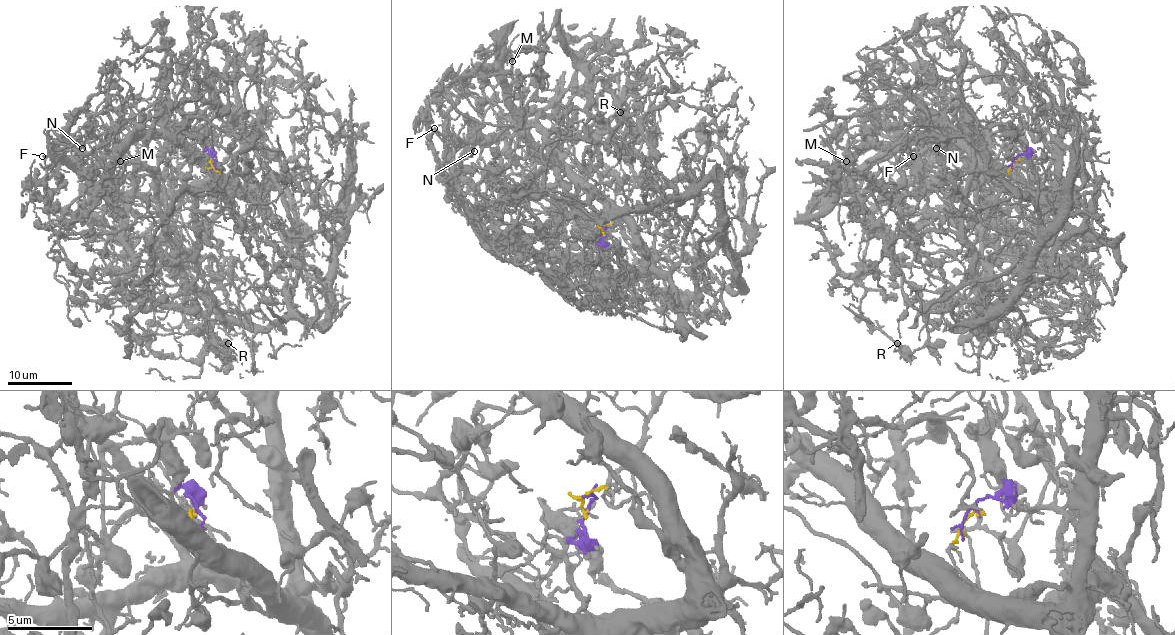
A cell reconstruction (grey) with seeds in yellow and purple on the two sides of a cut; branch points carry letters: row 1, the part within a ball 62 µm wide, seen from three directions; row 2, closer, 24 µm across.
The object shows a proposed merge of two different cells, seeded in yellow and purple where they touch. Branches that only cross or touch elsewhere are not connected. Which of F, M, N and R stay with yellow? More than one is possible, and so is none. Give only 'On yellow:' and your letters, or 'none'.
On yellow: R

